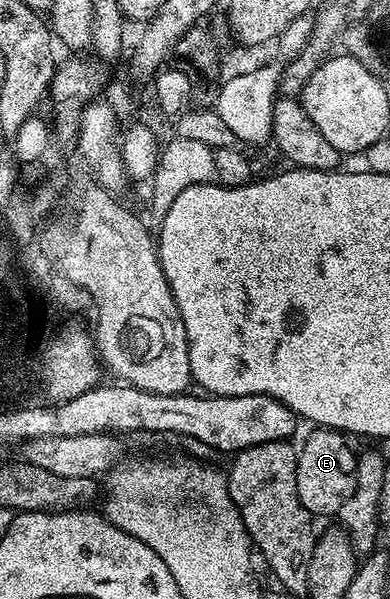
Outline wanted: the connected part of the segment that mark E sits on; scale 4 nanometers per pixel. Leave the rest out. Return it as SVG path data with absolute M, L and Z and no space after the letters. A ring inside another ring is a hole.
M317 427L312 431L314 433L297 449L297 490L299 491L299 499L305 510L318 518L325 517L328 513L337 515L340 514L343 503L347 503L347 495L351 495L355 491L358 454L353 453L352 447L349 446L350 438L342 430Z

